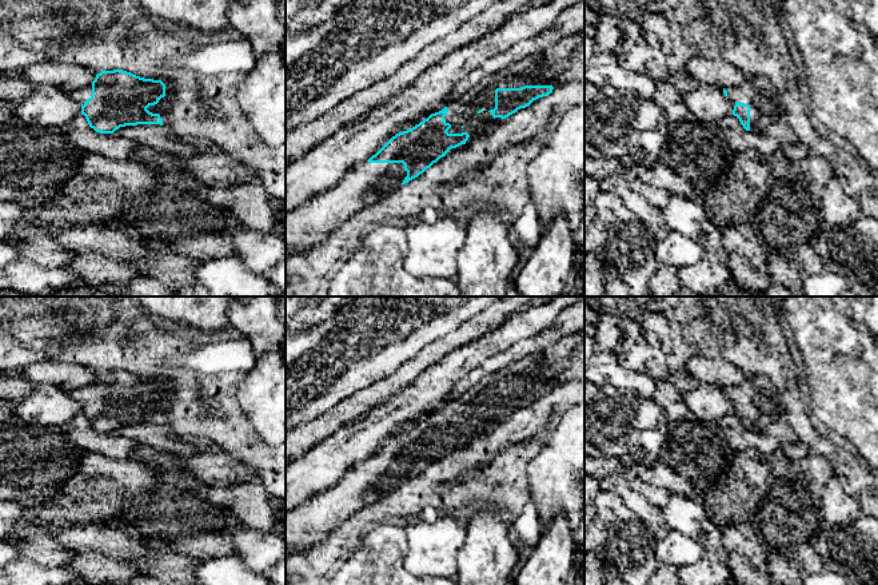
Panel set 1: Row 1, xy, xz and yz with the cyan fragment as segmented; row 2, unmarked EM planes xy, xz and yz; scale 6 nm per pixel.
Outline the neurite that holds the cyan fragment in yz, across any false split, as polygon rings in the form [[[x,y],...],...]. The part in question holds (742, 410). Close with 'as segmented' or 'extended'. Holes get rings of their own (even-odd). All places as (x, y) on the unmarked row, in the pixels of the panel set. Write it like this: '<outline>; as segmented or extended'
[[[766,375],[746,377],[737,386],[723,387],[746,430],[763,431],[773,422],[785,418],[786,402],[782,391]]]; extended

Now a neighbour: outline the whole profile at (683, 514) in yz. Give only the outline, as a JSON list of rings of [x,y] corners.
[[[673,494],[662,512],[669,529],[689,537],[701,532],[702,524],[707,518],[705,508],[683,494]]]

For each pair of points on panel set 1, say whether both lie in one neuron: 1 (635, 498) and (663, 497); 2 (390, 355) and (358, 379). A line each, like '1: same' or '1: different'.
1: different
2: same

